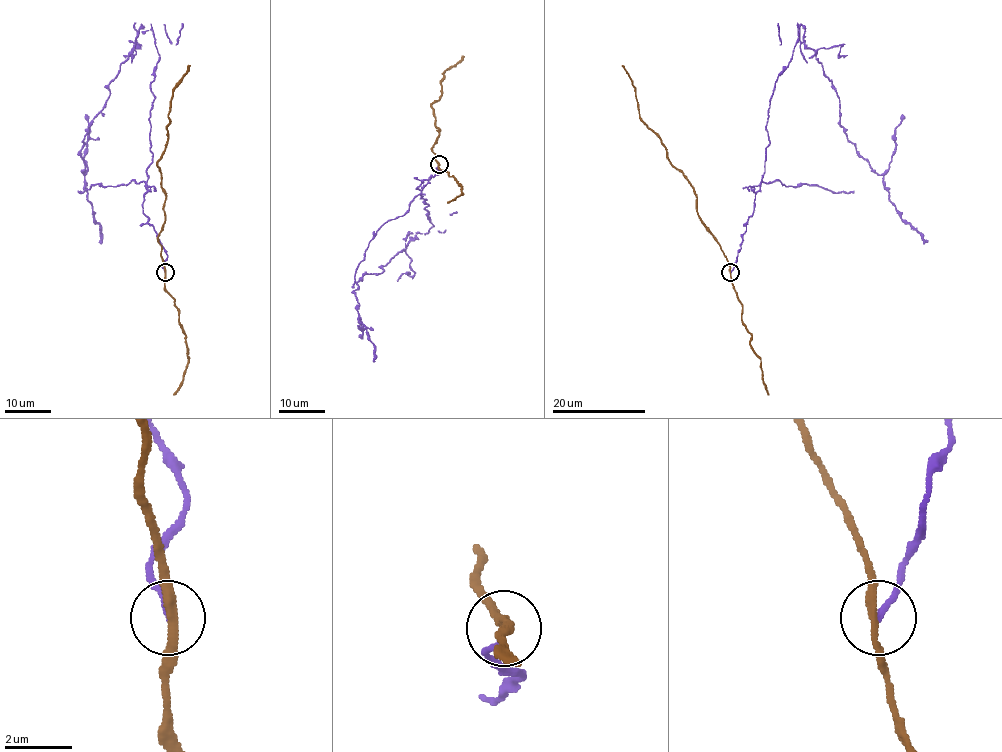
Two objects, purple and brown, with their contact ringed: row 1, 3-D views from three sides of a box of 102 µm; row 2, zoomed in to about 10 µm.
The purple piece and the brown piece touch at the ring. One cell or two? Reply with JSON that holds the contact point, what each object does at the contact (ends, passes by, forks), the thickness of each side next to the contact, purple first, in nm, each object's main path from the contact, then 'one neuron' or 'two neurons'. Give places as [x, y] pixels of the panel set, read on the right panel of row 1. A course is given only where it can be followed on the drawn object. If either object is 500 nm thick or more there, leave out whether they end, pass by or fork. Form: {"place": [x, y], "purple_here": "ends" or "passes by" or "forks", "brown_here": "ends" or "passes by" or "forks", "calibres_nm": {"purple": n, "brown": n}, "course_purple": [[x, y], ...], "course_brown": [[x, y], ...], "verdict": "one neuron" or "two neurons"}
{"place": [730, 272], "purple_here": "ends", "brown_here": "passes by", "calibres_nm": {"purple": 180, "brown": 260}, "course_purple": [[731, 272], [762, 179], [775, 82], [799, 30], [837, 93], [840, 125], [883, 176], [901, 217], [928, 242]], "course_brown": [[730, 272], [727, 258], [699, 217], [691, 184], [670, 164], [661, 140], [639, 116], [636, 89], [623, 65]], "verdict": "two neurons"}

